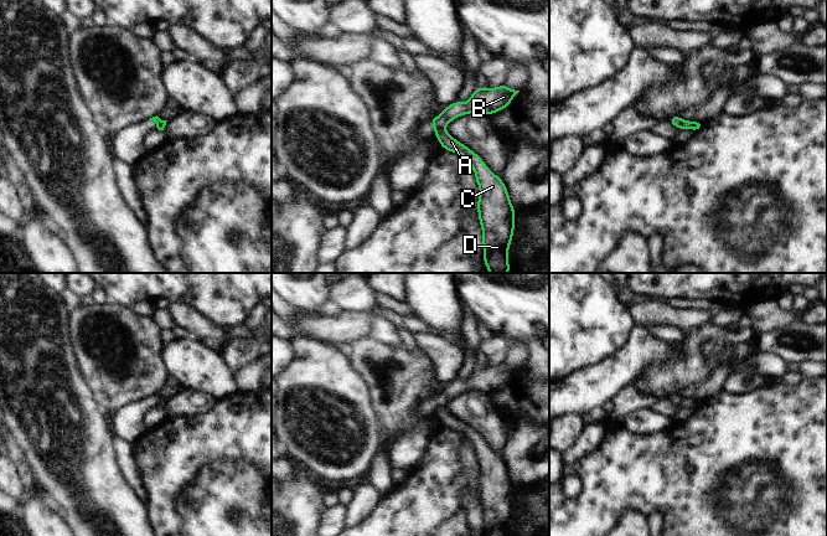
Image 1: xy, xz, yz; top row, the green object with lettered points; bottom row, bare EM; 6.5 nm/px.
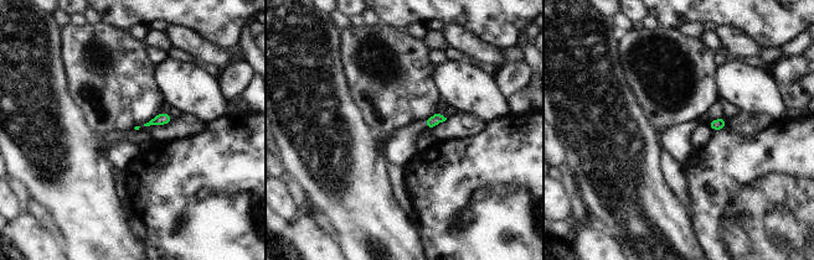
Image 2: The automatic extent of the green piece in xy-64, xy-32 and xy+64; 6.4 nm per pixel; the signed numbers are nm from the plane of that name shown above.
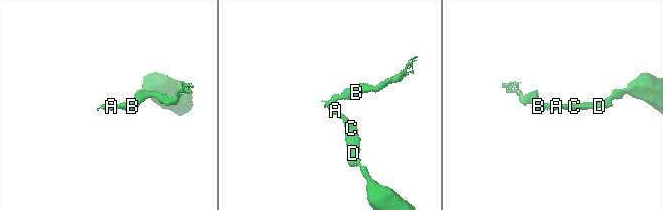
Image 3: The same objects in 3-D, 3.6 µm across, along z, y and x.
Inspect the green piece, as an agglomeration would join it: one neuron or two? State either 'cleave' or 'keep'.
cleave

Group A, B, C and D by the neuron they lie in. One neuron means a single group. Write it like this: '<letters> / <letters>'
A C D / B

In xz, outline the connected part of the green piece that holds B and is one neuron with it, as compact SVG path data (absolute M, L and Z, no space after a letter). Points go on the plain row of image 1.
M505 362L496 366L479 365L475 367L466 381L455 378L453 382L444 386L443 391L434 395L429 400L433 407L445 406L455 396L470 391L481 391L490 393L497 391L510 383L515 373L520 368L515 368Z

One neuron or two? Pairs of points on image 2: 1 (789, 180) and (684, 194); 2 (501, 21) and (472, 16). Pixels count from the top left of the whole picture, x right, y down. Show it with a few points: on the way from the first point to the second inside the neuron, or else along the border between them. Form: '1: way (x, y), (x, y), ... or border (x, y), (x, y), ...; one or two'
1: border (683, 167), (689, 191), (690, 209); two
2: way (494, 16), (479, 16); one

